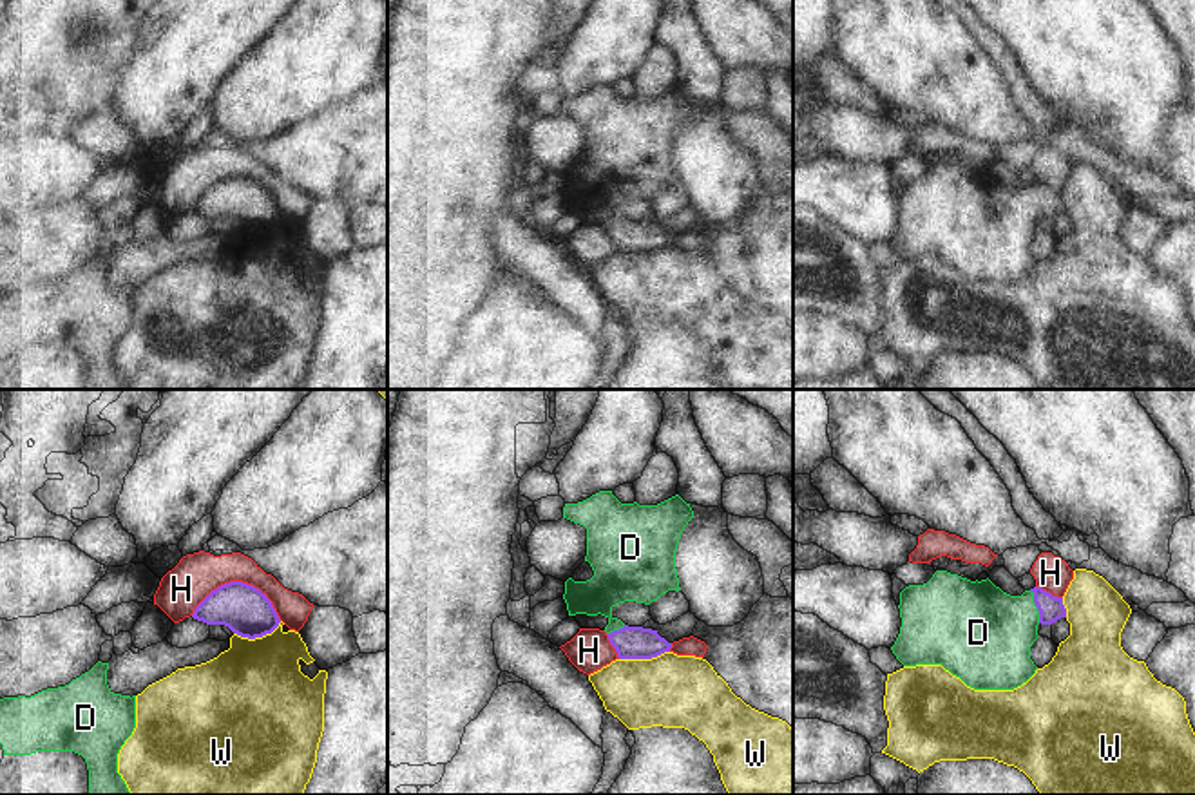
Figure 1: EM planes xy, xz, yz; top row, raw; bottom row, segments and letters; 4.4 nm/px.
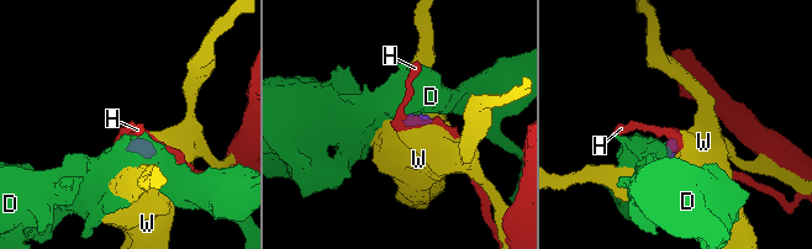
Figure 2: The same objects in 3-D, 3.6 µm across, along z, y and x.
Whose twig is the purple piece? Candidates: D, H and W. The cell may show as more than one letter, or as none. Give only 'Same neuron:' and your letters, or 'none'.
Same neuron: D

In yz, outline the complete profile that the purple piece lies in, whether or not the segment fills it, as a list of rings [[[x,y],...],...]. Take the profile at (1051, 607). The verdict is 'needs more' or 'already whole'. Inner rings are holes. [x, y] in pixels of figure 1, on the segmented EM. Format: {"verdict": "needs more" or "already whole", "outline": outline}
{"verdict": "needs more", "outline": [[[936,570],[923,585],[900,592],[900,634],[891,647],[903,666],[942,665],[974,690],[1014,690],[1037,670],[1030,647],[1039,637],[1037,625],[1066,618],[1063,598],[1041,587],[1010,596],[989,578],[970,581],[947,570]]]}

